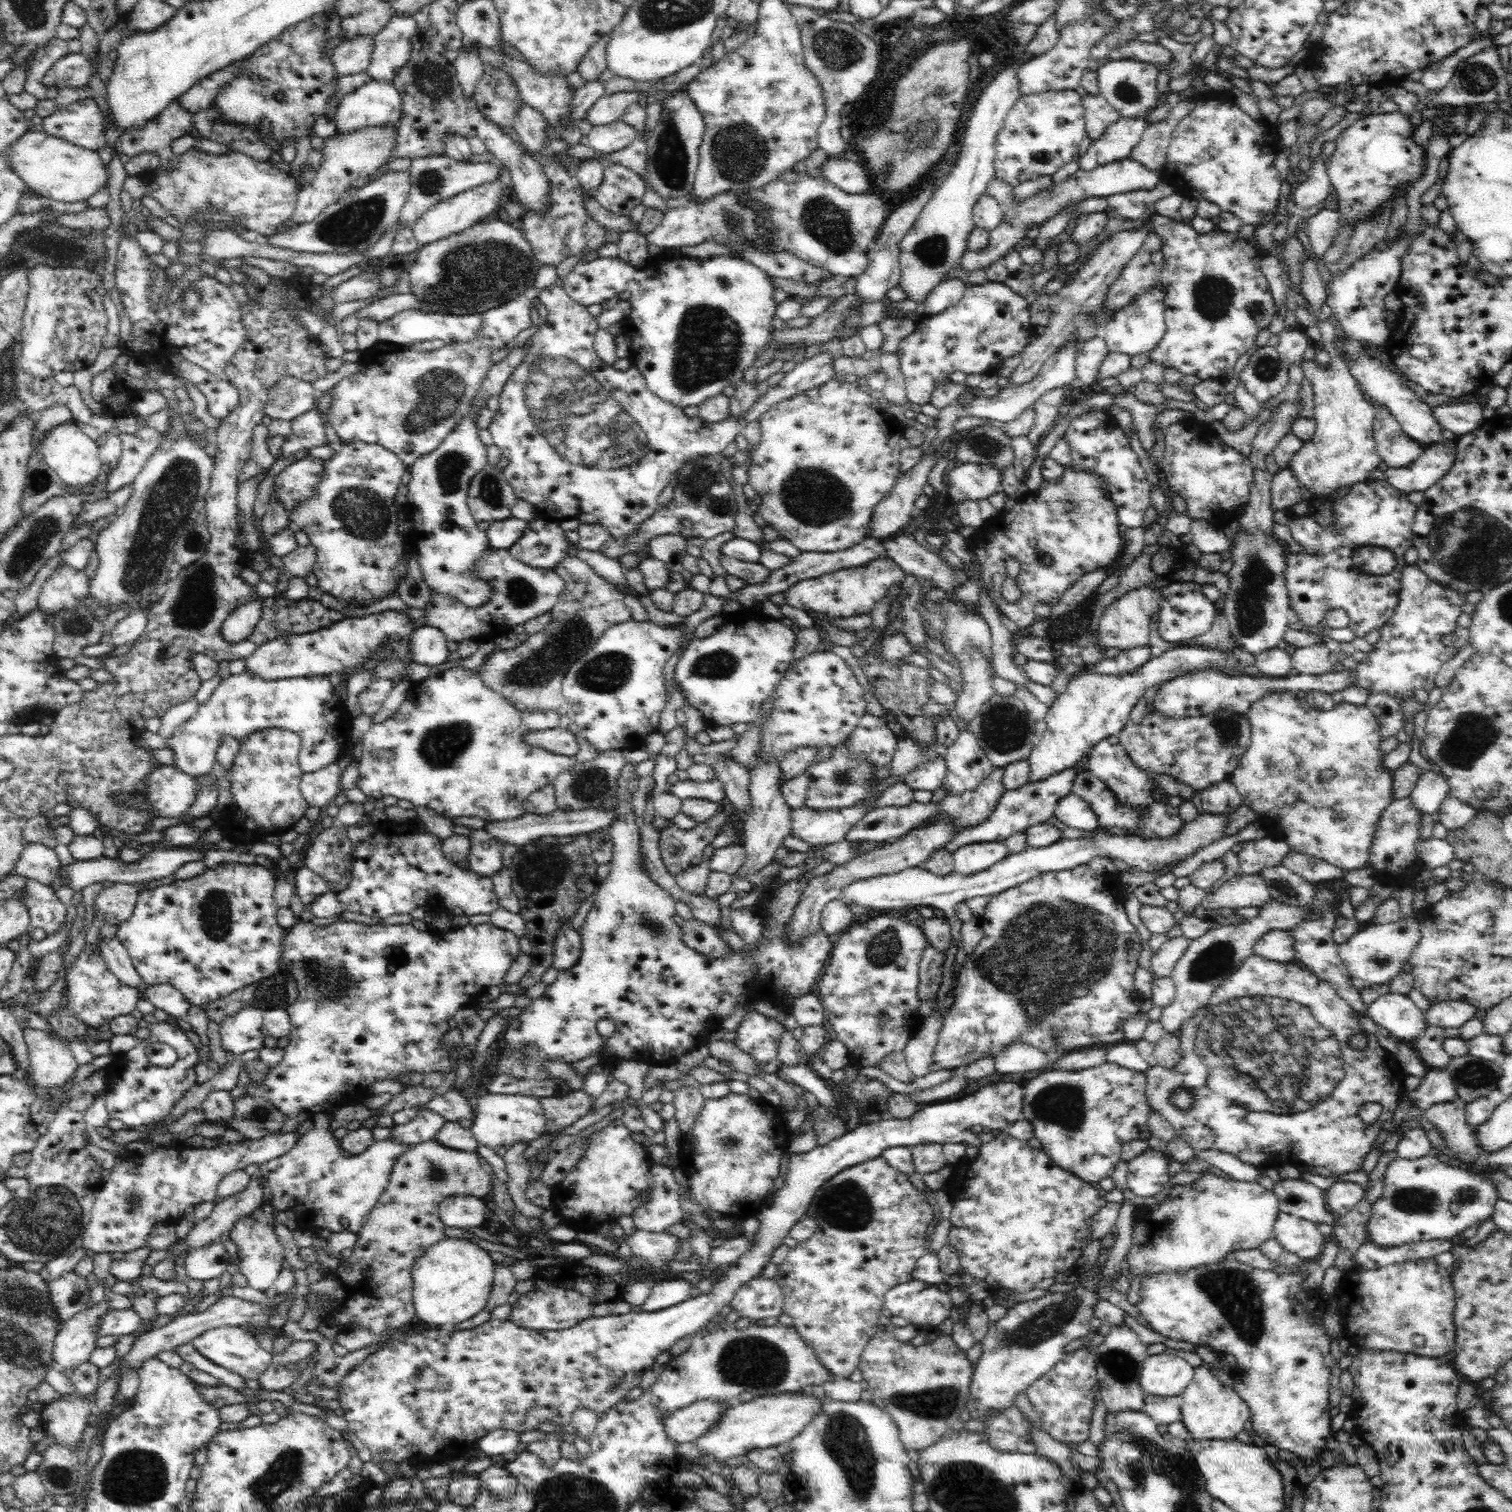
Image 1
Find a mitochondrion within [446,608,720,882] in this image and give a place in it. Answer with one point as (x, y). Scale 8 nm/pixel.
(573, 636)

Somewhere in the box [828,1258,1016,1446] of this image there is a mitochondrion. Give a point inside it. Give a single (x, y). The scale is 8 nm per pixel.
(943, 1402)

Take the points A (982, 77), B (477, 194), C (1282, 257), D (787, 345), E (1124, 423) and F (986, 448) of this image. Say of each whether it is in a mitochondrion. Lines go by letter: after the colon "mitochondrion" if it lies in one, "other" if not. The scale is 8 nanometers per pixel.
A: other
B: other
C: other
D: mitochondrion
E: other
F: mitochondrion

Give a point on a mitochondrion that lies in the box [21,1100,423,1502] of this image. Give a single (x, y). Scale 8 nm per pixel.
(61, 1476)

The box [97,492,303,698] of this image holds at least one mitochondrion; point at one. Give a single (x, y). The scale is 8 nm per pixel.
(194, 600)

